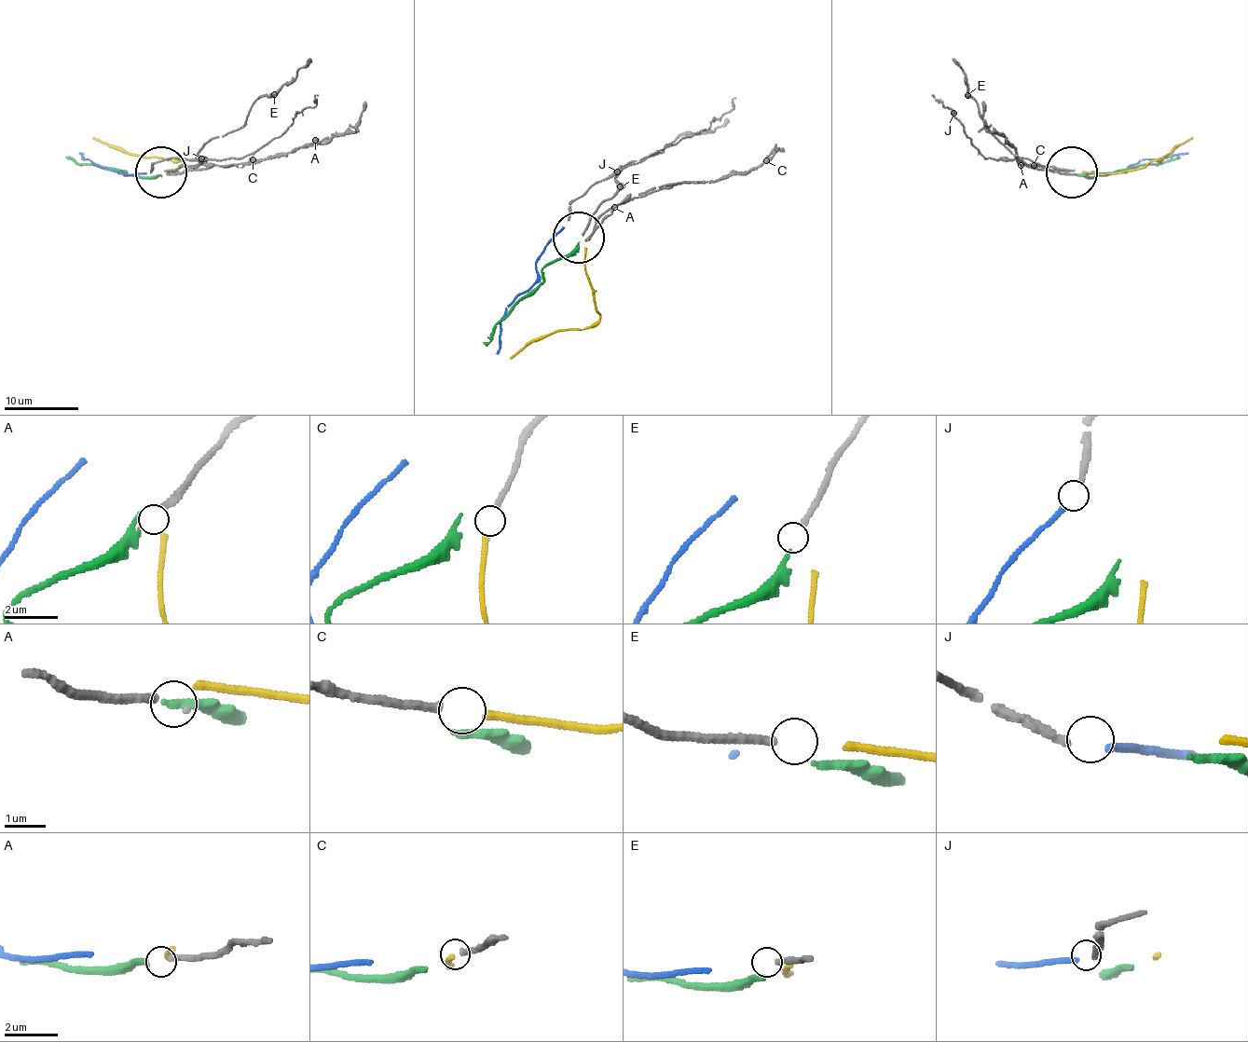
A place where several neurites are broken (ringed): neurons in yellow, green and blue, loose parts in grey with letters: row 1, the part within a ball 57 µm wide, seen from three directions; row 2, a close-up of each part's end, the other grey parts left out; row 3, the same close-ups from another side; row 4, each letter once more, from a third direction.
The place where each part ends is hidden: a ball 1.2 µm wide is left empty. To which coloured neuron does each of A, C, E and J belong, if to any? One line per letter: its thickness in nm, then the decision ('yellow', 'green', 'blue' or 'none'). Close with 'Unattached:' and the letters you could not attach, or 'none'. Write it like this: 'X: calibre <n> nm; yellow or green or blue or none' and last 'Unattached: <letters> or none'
A: calibre 50 nm; green
C: calibre 190 nm; yellow
E: calibre 200 nm; none
J: calibre 200 nm; blue
Unattached: E

